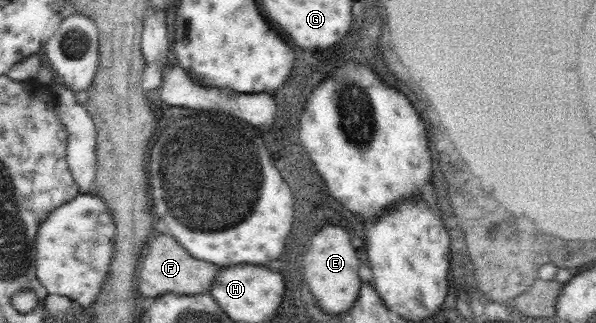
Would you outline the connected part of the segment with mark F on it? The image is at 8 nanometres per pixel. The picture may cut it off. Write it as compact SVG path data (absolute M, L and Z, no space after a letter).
M161 228L161 234L154 240L148 241L145 250L141 253L140 264L136 269L135 287L143 297L156 298L163 293L198 295L211 291L219 268L216 264L192 257L182 245Z

